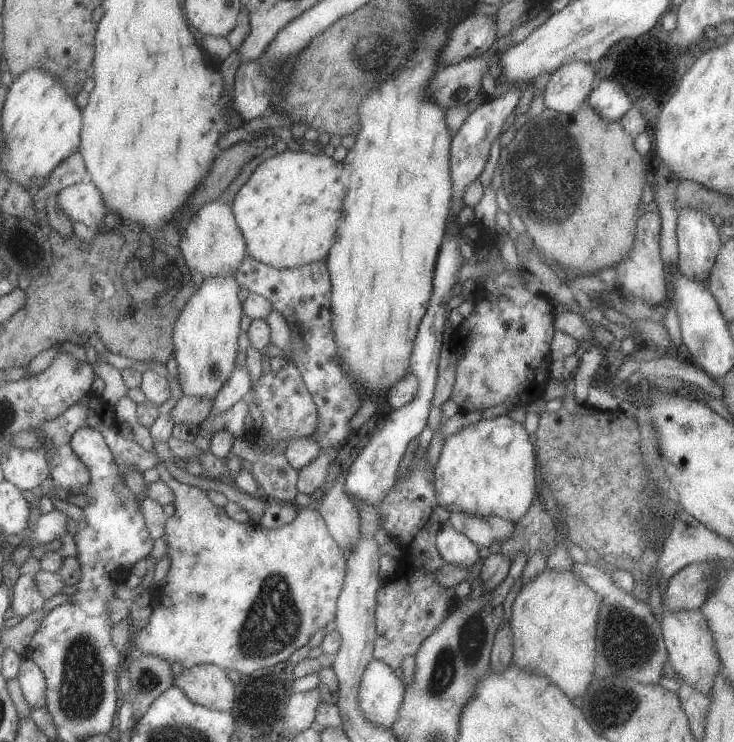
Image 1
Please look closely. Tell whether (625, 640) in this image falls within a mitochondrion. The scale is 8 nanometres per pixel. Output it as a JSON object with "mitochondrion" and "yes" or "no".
{"mitochondrion":"yes"}

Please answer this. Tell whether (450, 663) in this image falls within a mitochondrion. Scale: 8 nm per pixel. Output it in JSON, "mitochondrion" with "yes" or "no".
{"mitochondrion":"yes"}

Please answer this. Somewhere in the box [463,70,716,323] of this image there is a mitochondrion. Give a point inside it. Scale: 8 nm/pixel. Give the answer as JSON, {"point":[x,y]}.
{"point":[557,205]}

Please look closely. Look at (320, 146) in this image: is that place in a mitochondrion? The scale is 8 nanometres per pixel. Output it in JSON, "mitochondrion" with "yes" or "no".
{"mitochondrion":"no"}

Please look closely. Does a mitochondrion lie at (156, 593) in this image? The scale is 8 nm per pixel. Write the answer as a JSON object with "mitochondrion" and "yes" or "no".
{"mitochondrion":"no"}

